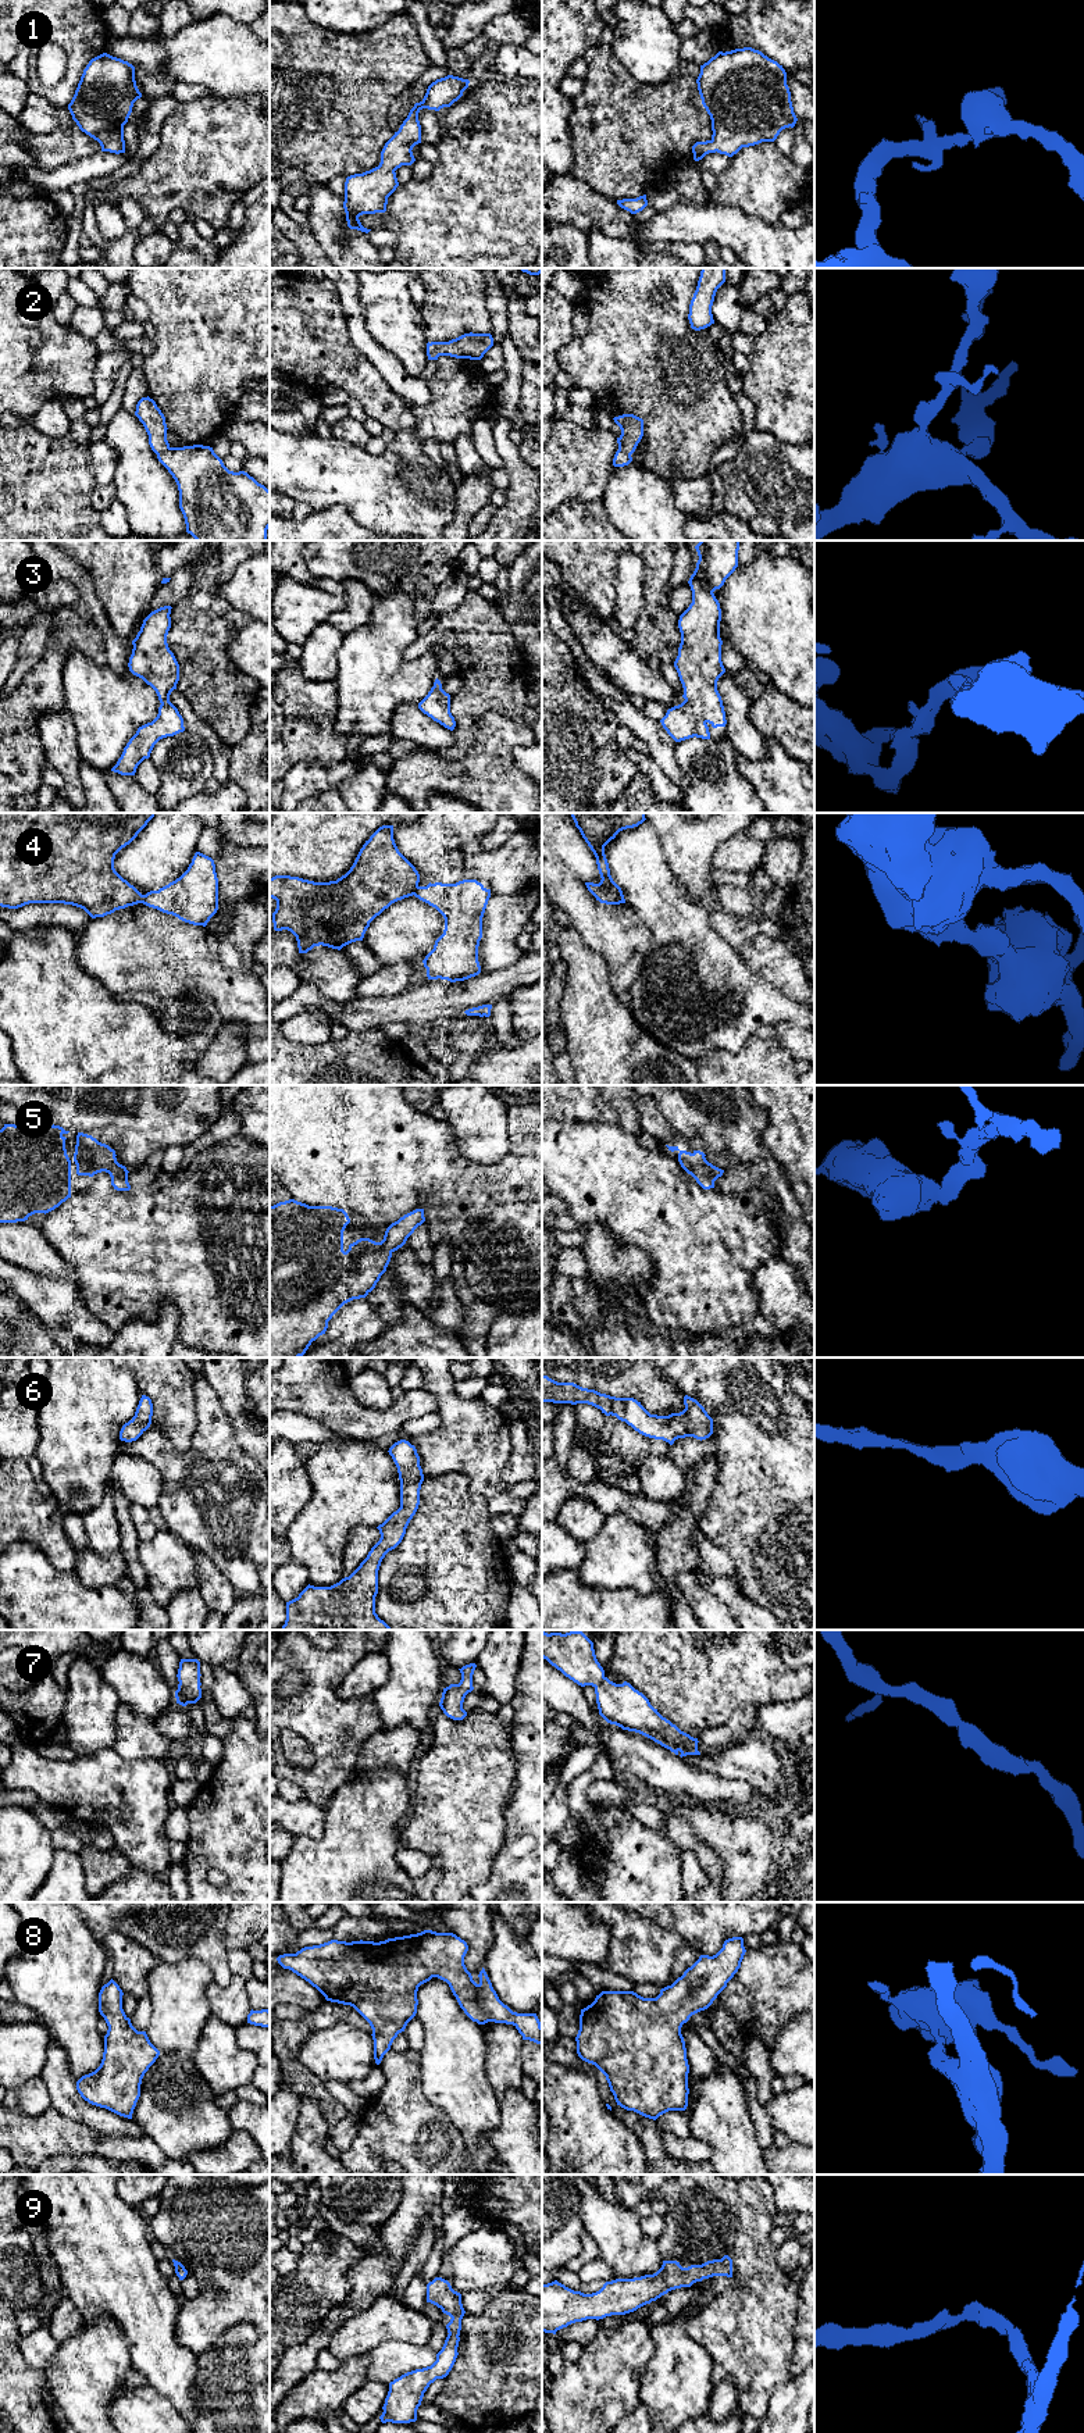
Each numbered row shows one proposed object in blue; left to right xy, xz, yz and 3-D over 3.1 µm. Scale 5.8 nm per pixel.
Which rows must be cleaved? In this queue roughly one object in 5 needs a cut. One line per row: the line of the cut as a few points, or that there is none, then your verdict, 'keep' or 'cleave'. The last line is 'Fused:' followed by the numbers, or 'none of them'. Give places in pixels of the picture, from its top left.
1: no cut | keep
2: no cut | keep
3: no cut | keep
4: xy (143, 895), (141, 902) | cleave
5: no cut | keep
6: no cut | keep
7: no cut | keep
8: no cut | keep
9: no cut | keep
Fused: 4

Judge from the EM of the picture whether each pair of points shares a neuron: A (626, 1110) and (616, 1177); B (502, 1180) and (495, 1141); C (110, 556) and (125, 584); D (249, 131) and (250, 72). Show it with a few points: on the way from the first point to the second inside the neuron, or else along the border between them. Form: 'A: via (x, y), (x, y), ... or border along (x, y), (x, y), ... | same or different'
A: border along (591, 1122), (617, 1123), (635, 1135) | different
B: border along (510, 1141), (507, 1153), (496, 1163), (467, 1159) | different
C: via (117, 563), (124, 570), (125, 577) | same
D: border along (255, 93), (246, 96), (217, 95) | different

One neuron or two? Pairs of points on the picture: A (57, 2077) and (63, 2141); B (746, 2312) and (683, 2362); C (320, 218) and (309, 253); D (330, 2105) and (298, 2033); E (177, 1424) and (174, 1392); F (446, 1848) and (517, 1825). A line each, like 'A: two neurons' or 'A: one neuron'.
A: two neurons
B: two neurons
C: two neurons
D: one neuron
E: one neuron
F: two neurons

